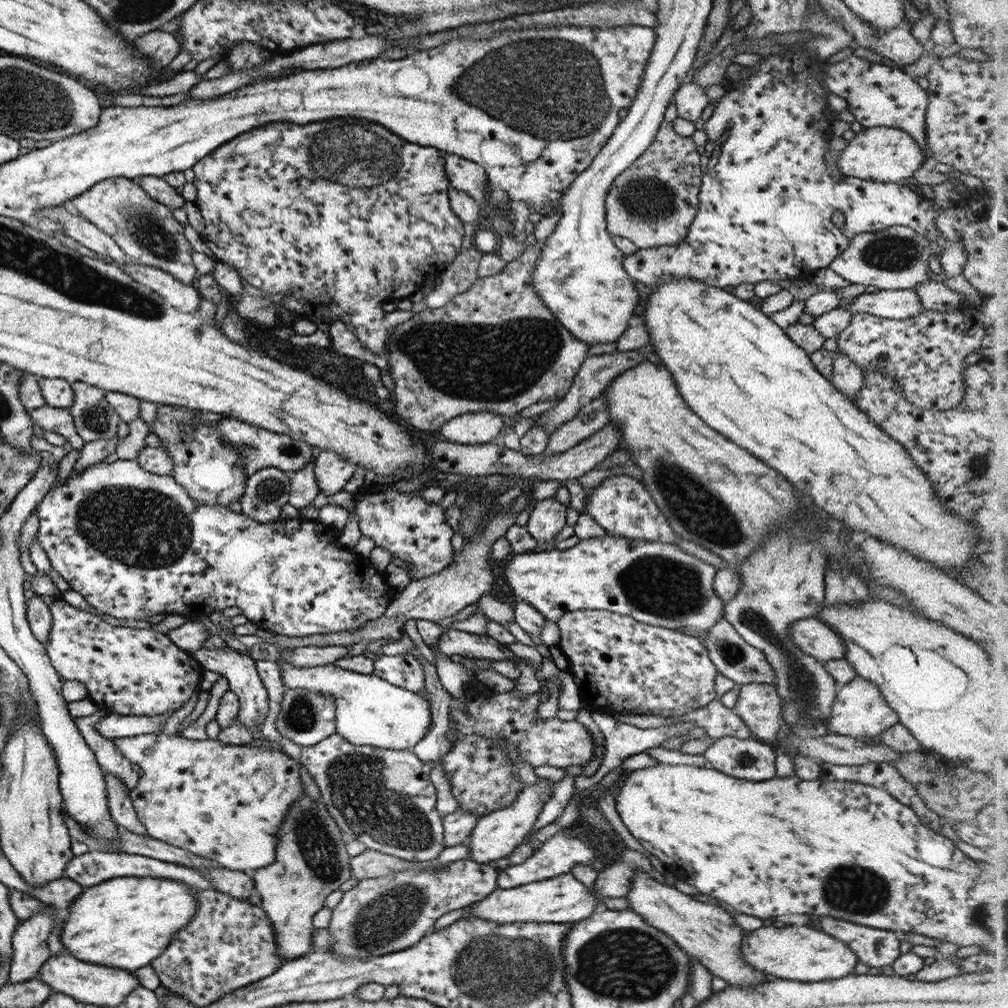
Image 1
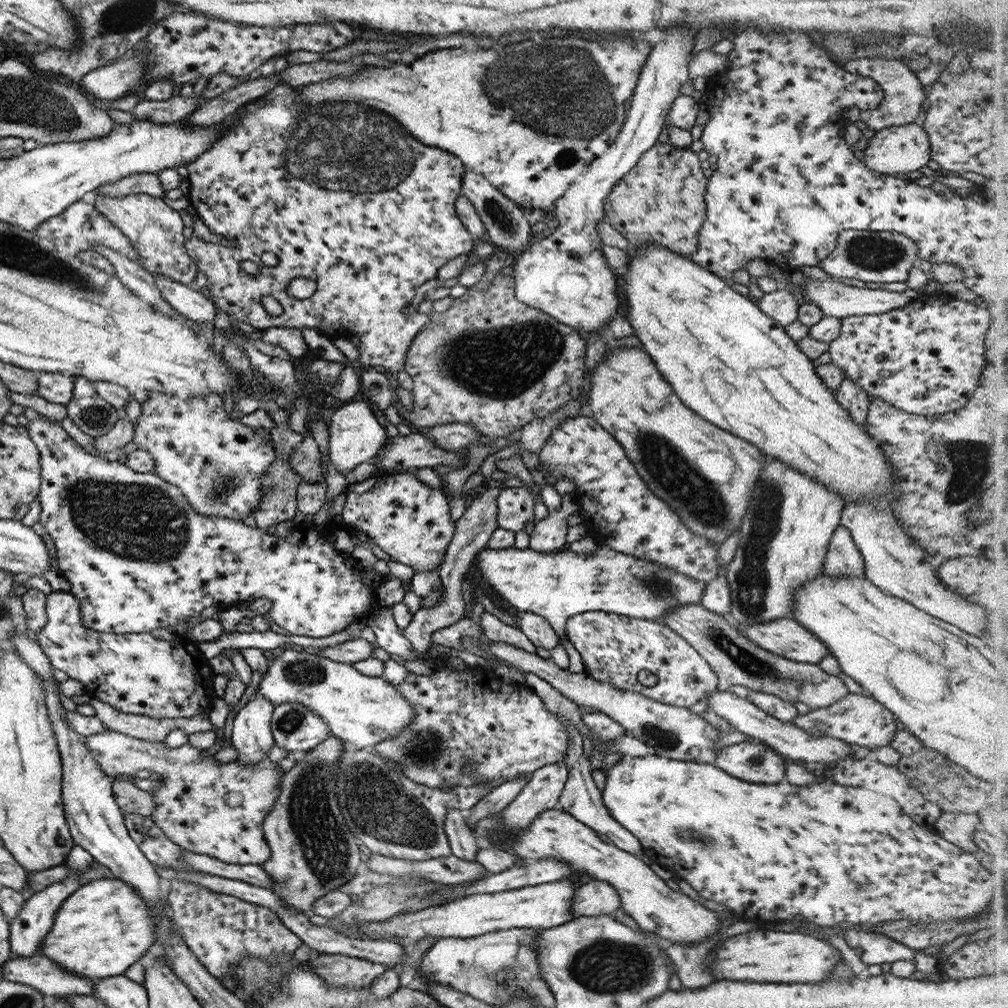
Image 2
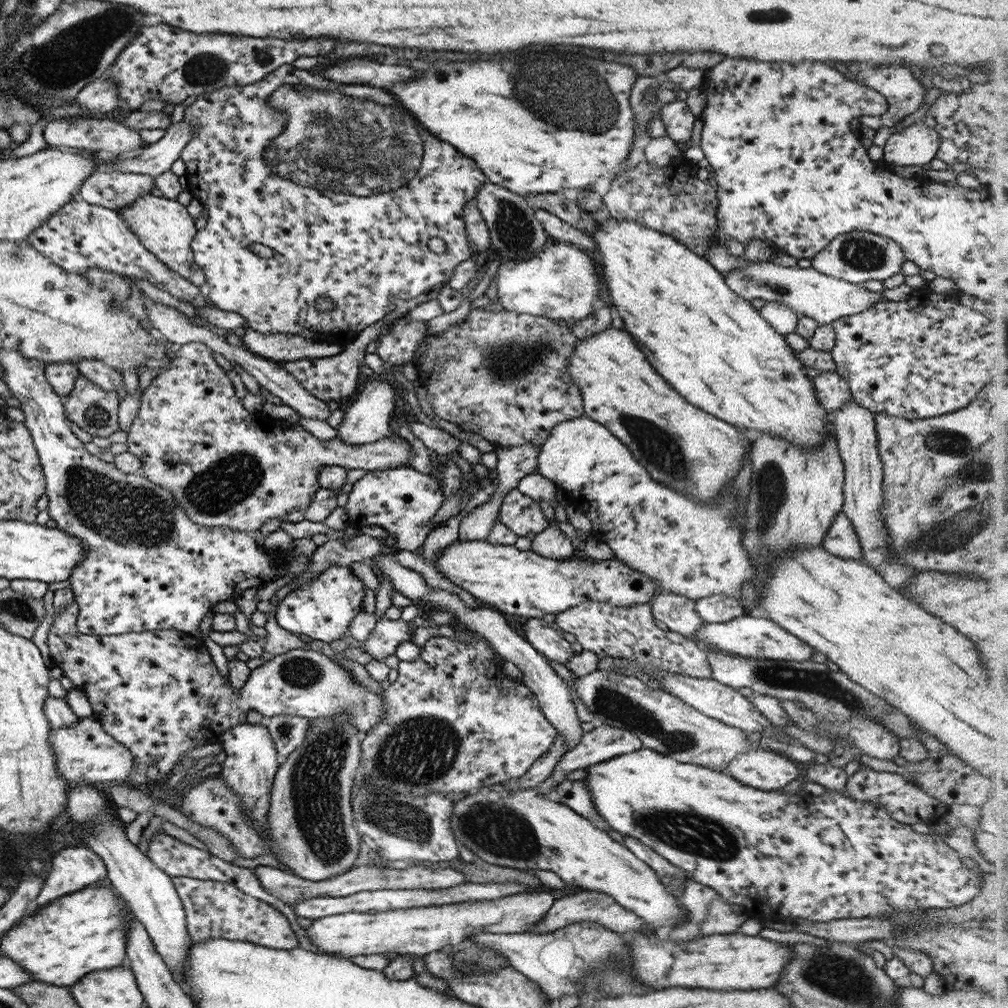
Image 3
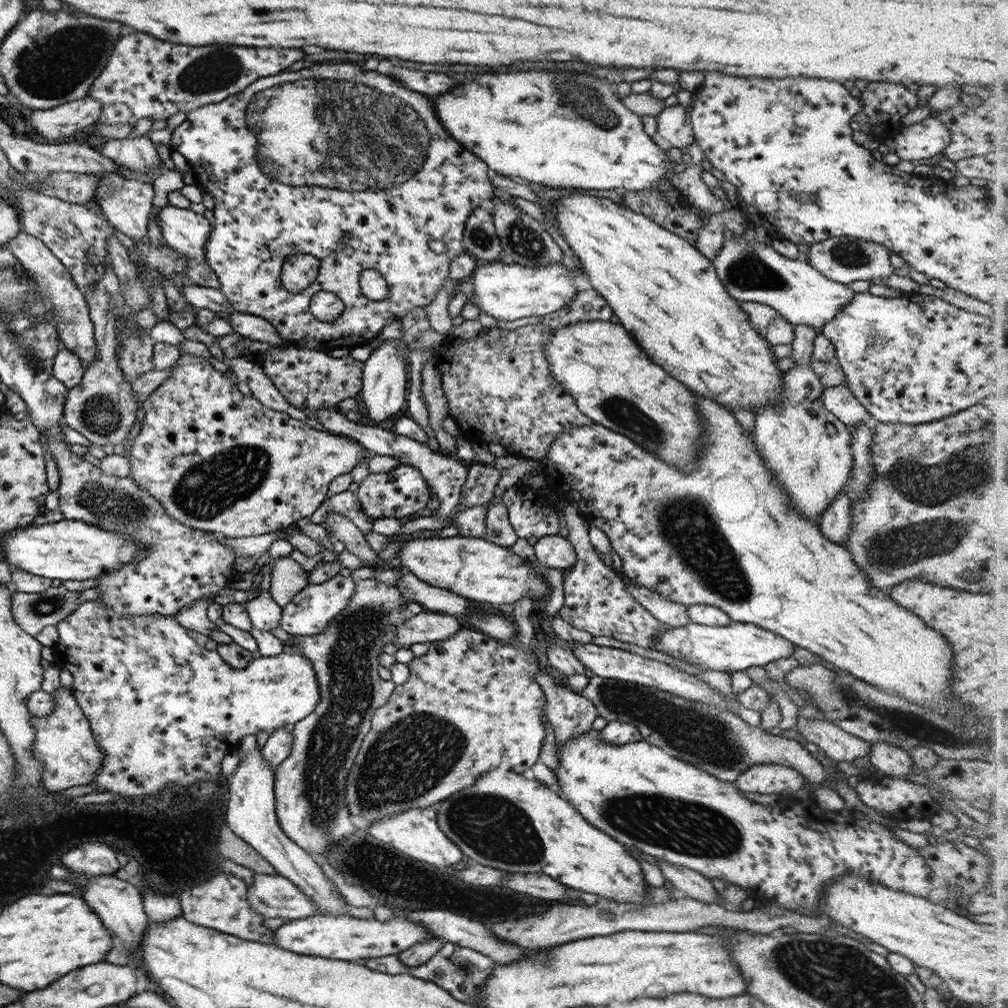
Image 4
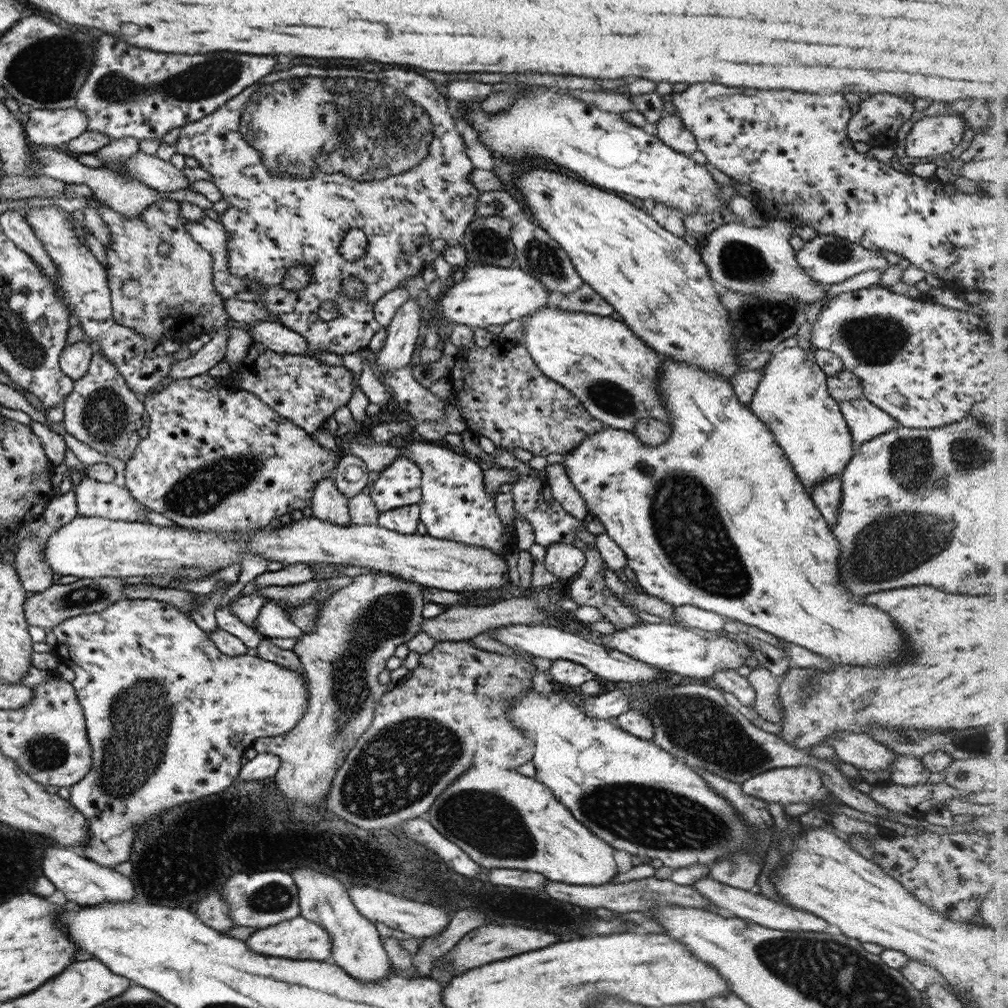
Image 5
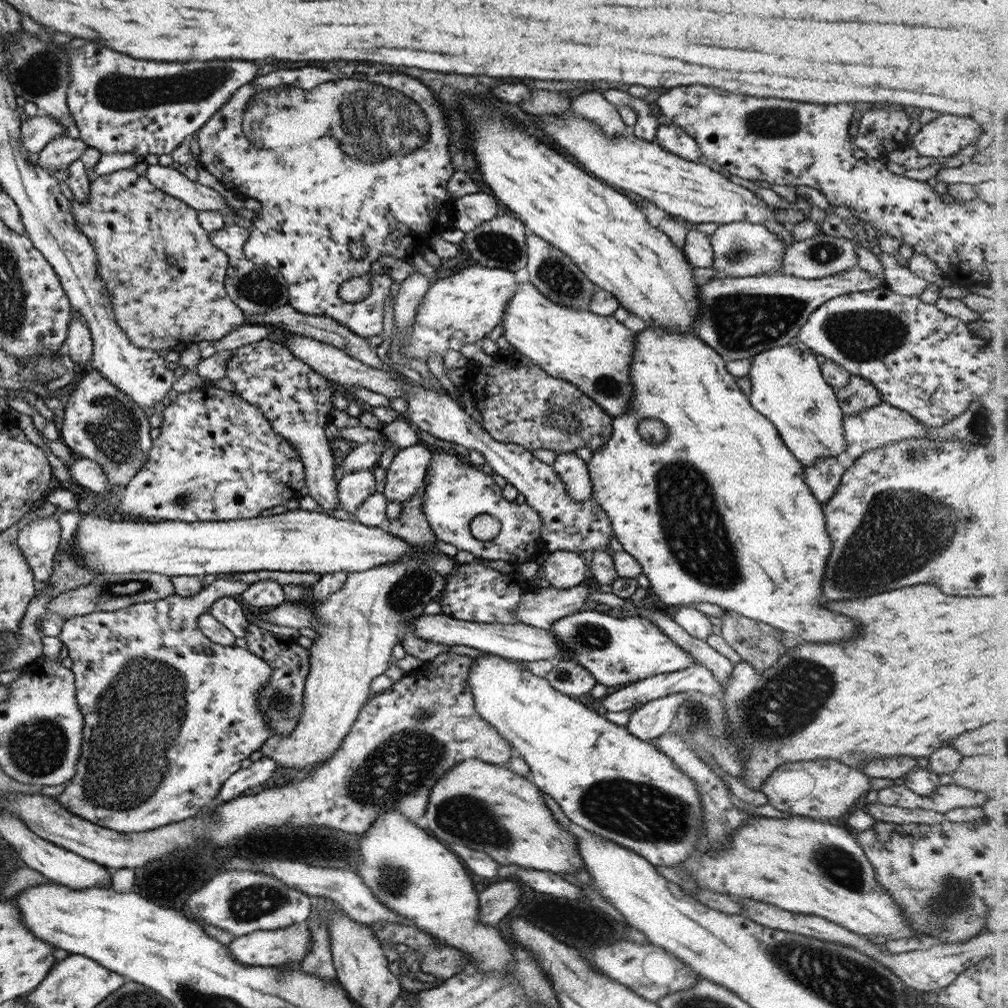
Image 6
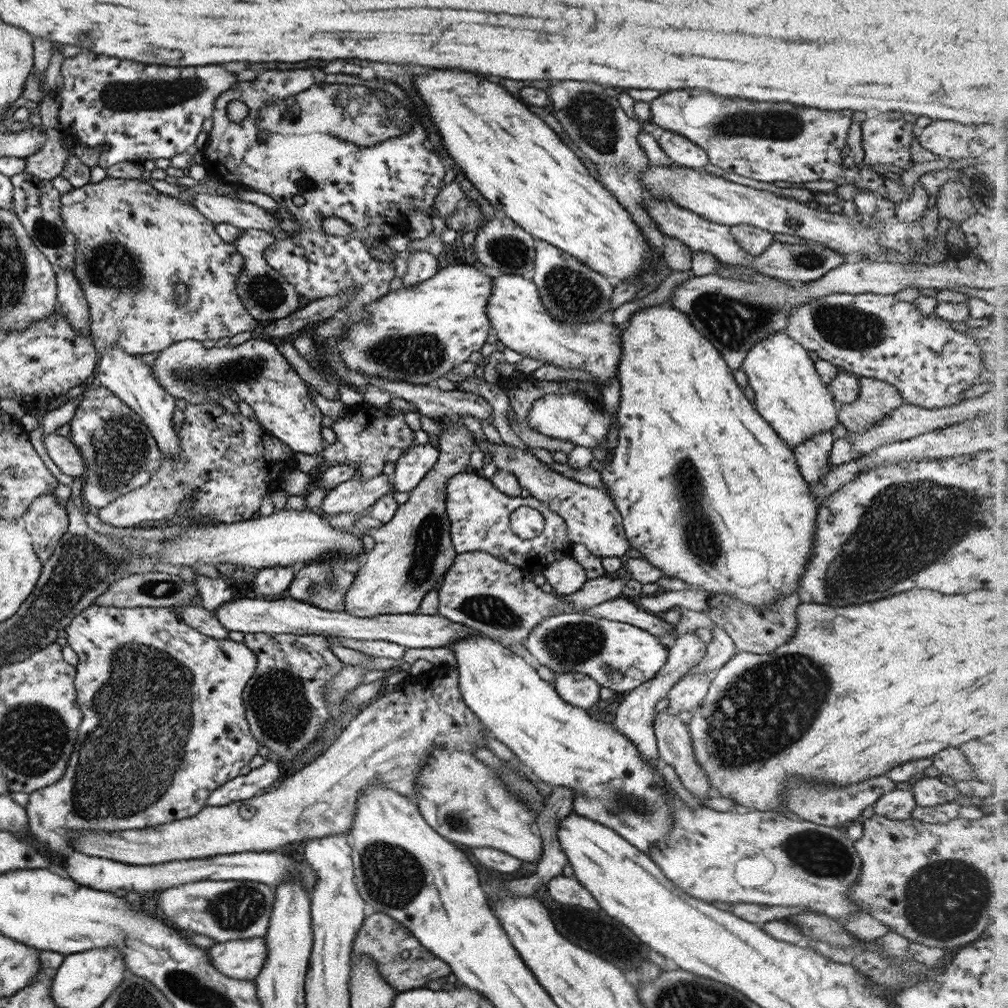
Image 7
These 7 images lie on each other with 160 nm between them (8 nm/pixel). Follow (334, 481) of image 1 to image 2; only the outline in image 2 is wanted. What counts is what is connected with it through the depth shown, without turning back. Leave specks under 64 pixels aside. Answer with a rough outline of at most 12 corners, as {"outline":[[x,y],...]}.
{"outline":[[370,402],[331,416],[328,460],[344,475],[386,442]]}

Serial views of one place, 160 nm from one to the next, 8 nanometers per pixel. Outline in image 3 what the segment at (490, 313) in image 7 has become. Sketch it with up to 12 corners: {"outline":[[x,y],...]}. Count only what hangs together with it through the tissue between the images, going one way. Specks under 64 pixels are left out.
{"outline":[[629,334],[578,339],[584,416],[713,504],[757,438],[687,404]]}

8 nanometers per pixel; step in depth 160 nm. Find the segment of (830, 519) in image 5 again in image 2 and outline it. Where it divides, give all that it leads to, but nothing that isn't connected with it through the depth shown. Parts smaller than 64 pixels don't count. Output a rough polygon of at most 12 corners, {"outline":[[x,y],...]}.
{"outline":[[844,526],[832,532],[822,570],[834,577],[864,574]]}

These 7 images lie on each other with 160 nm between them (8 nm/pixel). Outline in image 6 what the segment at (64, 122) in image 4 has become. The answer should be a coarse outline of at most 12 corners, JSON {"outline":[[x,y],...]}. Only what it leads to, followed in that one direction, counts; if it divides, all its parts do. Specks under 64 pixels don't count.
{"outline":[[44,113],[20,123],[20,141],[38,153],[64,128]]}

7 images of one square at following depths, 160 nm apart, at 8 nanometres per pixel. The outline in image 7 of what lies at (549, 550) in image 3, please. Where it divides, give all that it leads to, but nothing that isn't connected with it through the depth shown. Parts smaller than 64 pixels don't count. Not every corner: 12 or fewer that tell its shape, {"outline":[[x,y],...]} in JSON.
{"outline":[[567,556],[543,568],[555,595],[577,592],[587,579]]}

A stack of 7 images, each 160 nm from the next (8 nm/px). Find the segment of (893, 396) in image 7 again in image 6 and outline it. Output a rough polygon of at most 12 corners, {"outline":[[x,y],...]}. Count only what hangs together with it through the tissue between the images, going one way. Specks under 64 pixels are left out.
{"outline":[[851,375],[835,390],[843,416],[882,402],[878,390]]}

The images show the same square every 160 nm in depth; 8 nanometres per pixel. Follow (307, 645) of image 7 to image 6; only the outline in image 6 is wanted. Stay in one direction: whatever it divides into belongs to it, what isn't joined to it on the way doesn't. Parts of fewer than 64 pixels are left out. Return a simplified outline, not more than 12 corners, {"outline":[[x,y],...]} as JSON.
{"outline":[[249,623],[245,648],[271,669],[256,707],[271,735],[302,713],[308,650]]}

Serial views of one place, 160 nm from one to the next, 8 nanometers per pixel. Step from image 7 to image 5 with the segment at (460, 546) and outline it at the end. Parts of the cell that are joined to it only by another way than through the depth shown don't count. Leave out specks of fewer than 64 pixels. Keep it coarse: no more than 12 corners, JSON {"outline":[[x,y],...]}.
{"outline":[[417,438],[427,535],[503,554],[506,537],[482,469]]}

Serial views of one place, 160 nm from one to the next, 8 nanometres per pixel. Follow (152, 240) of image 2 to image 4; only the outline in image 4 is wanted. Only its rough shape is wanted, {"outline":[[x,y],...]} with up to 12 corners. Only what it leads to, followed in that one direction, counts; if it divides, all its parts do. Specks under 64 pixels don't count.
{"outline":[[165,205],[164,243],[186,260],[186,281],[219,289],[204,257],[203,215]]}

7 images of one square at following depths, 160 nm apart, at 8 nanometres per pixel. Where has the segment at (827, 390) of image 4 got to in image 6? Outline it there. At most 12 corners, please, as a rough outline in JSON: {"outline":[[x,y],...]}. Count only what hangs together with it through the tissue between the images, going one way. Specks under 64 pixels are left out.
{"outline":[[879,403],[842,416],[845,450],[861,453],[922,434],[906,412]]}

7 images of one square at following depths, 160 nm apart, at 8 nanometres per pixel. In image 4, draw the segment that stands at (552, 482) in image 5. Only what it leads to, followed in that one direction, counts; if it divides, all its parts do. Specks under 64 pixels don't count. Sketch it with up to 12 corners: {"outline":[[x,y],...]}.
{"outline":[[557,493],[576,554],[561,620],[591,636],[652,648],[666,627],[624,589],[589,542],[588,522]]}

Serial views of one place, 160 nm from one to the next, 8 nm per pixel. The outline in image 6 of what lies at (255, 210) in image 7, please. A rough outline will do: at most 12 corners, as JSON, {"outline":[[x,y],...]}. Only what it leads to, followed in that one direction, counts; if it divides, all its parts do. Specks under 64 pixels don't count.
{"outline":[[147,165],[157,190],[196,211],[232,214],[223,196],[177,169]]}

